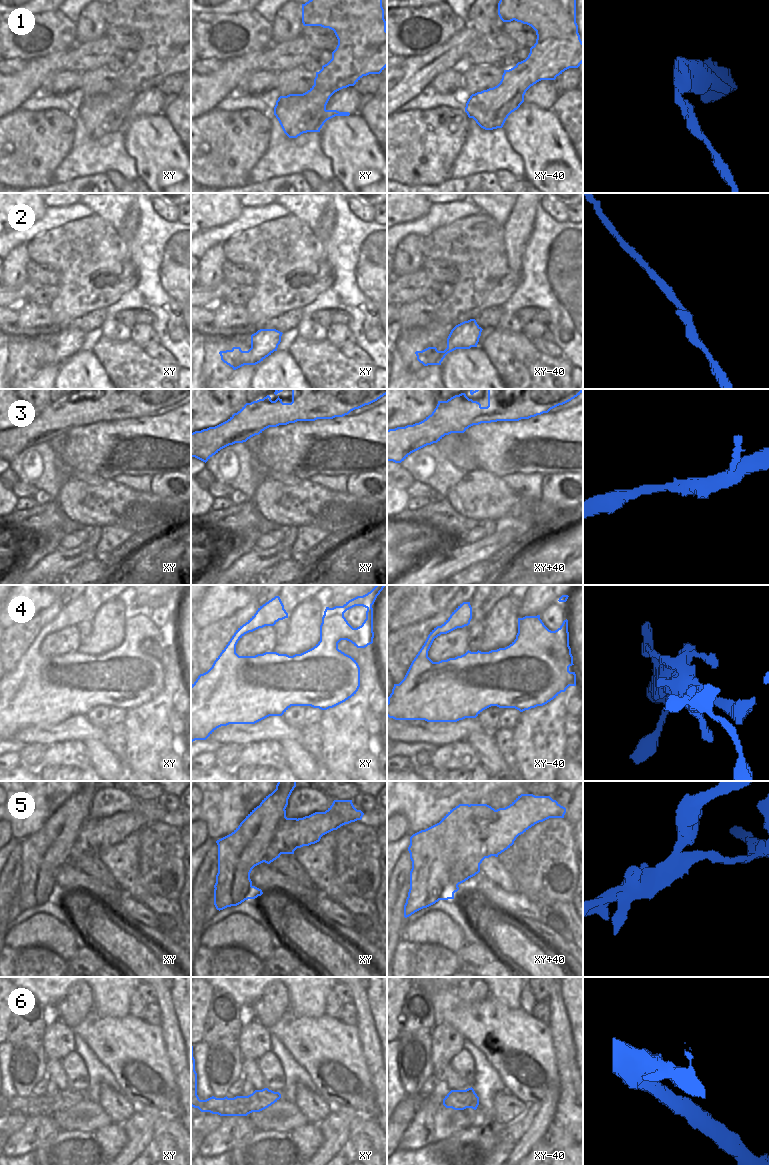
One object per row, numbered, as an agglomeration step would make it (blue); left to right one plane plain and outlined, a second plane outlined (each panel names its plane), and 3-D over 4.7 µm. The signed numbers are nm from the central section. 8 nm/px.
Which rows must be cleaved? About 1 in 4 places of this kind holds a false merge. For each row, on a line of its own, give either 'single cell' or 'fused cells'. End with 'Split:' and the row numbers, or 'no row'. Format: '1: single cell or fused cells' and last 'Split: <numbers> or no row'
1: fused cells
2: single cell
3: single cell
4: single cell
5: fused cells
6: single cell
Split: 1, 5

